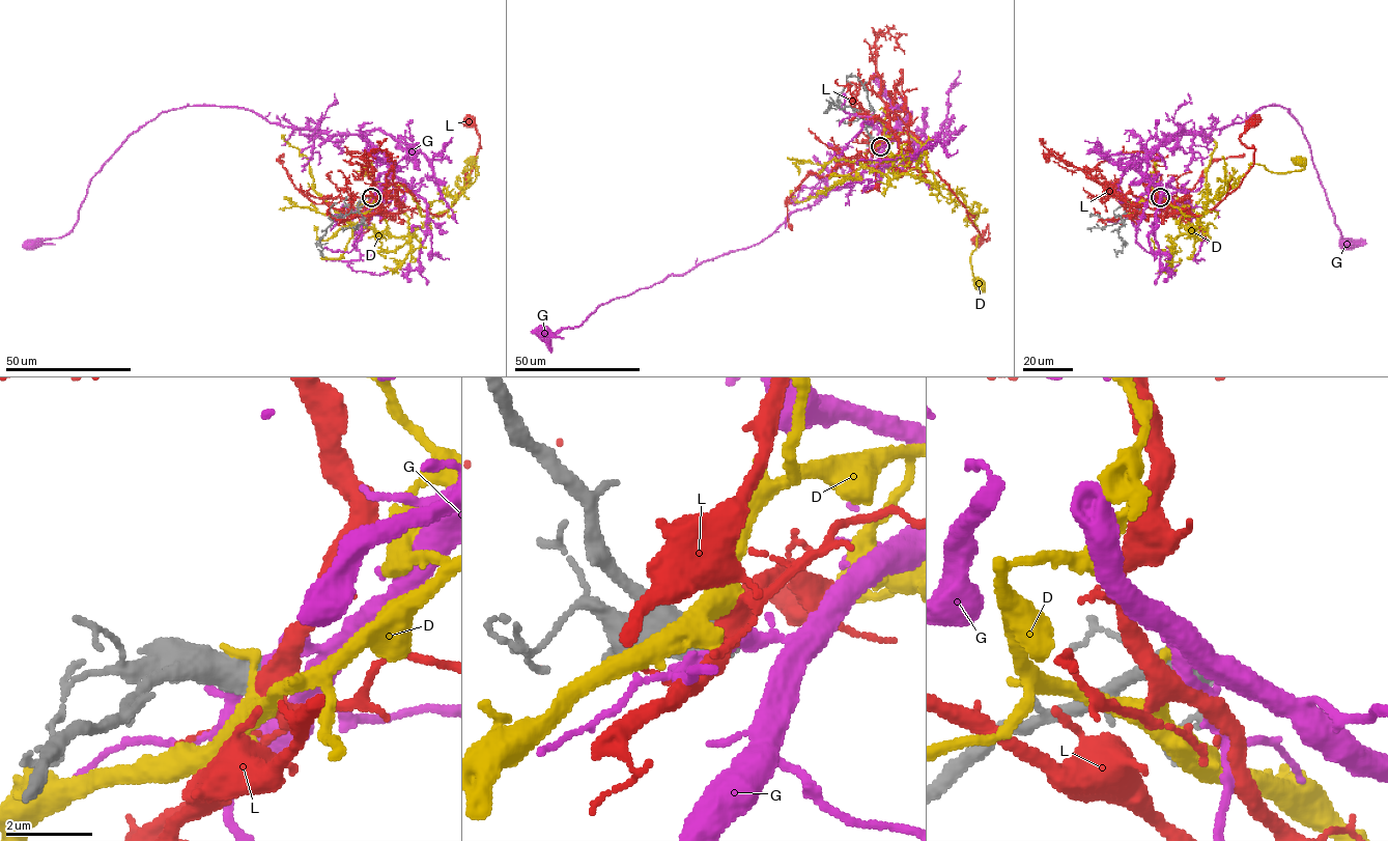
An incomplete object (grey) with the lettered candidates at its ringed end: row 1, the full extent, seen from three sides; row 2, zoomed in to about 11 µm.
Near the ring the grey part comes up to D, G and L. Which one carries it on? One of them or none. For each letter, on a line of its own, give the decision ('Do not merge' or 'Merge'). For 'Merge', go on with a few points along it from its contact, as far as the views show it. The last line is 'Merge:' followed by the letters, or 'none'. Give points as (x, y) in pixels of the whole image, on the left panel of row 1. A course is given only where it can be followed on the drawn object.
D: Do not merge
G: Do not merge
L: Do not merge
Merge: none

